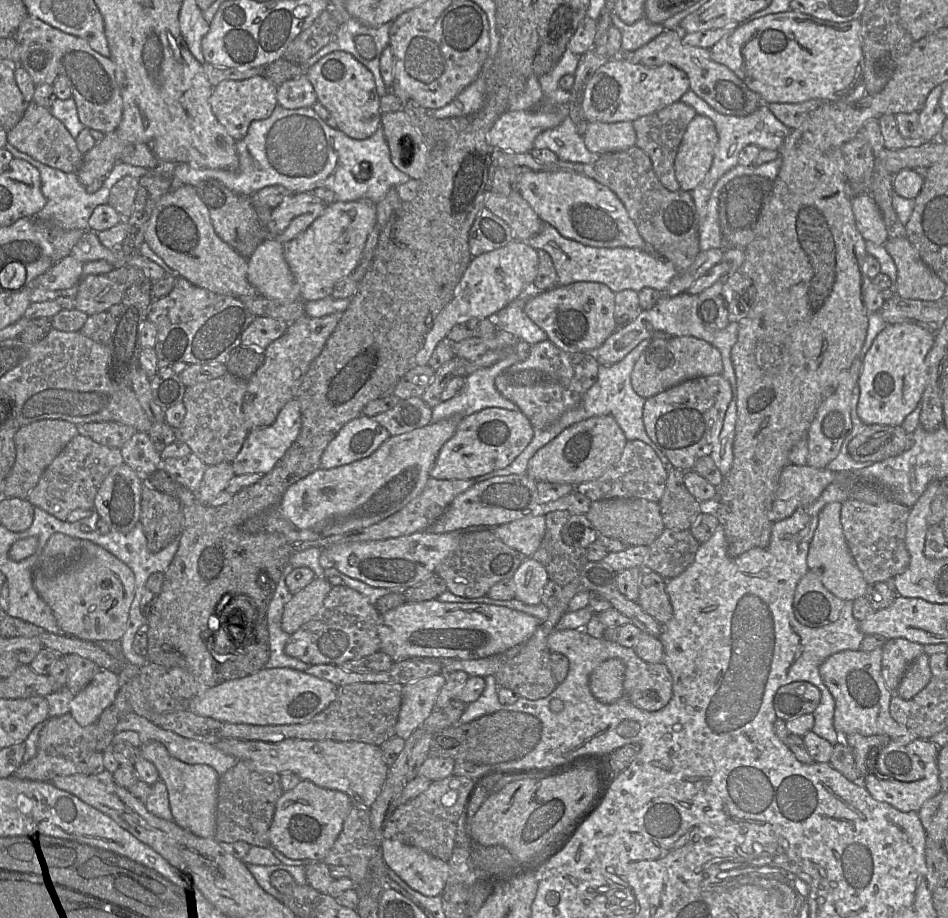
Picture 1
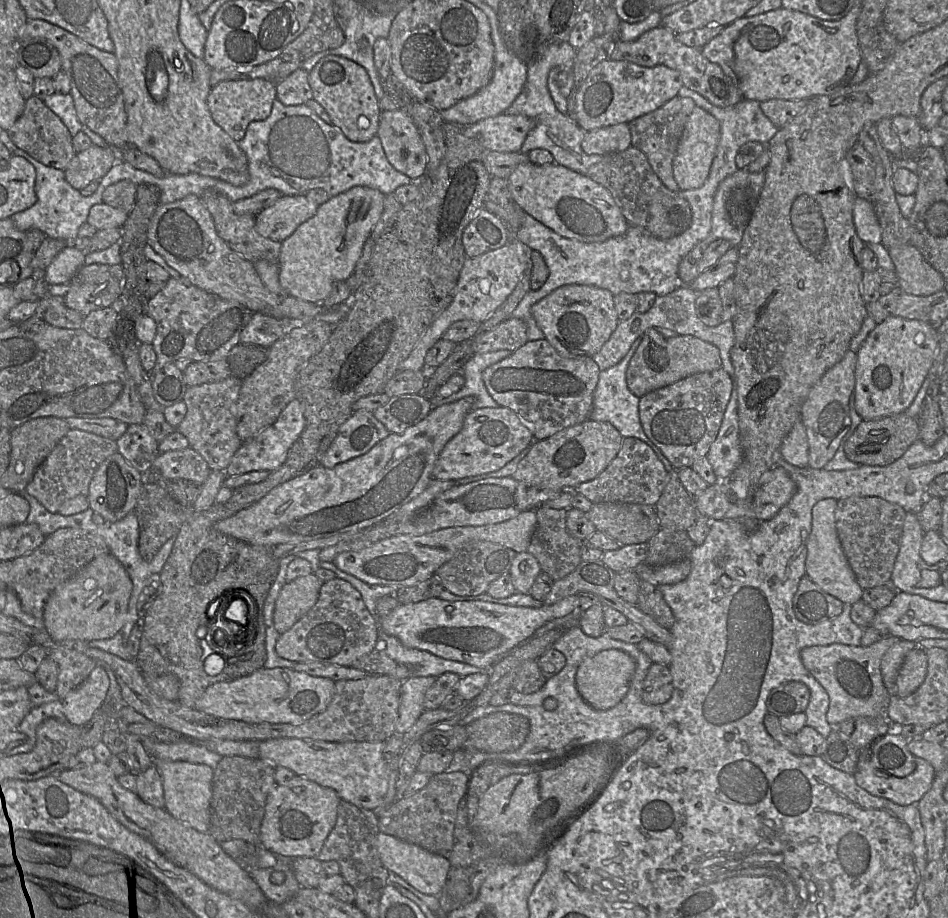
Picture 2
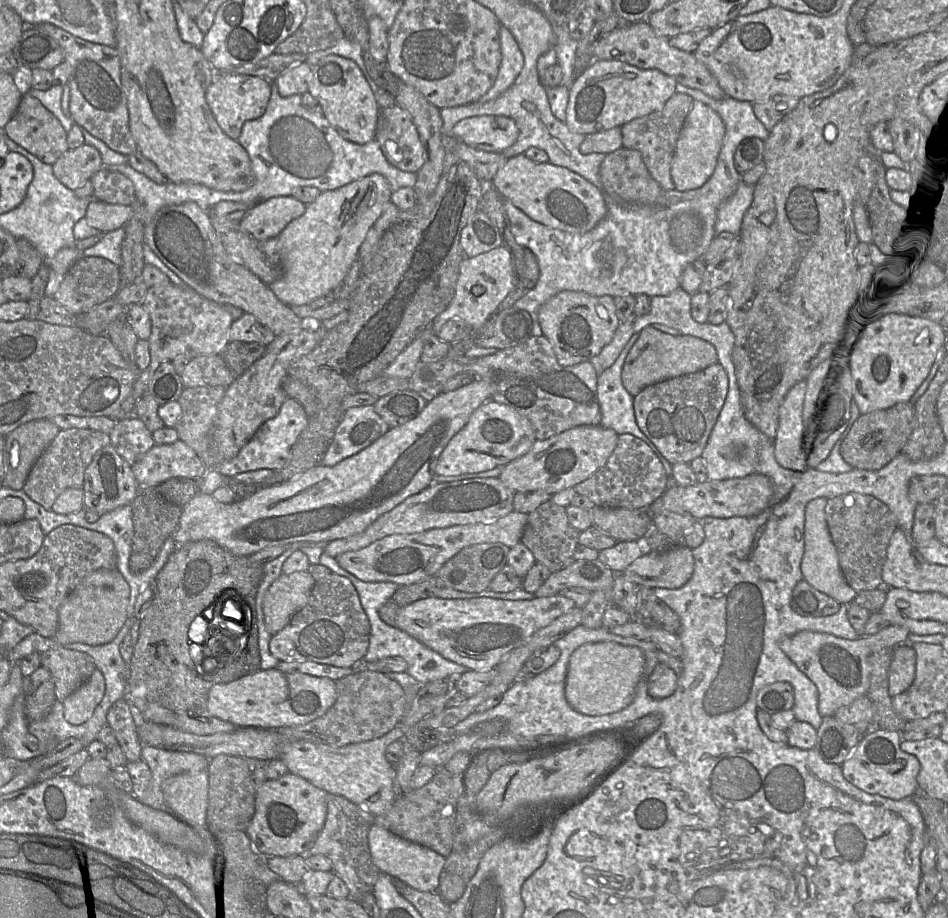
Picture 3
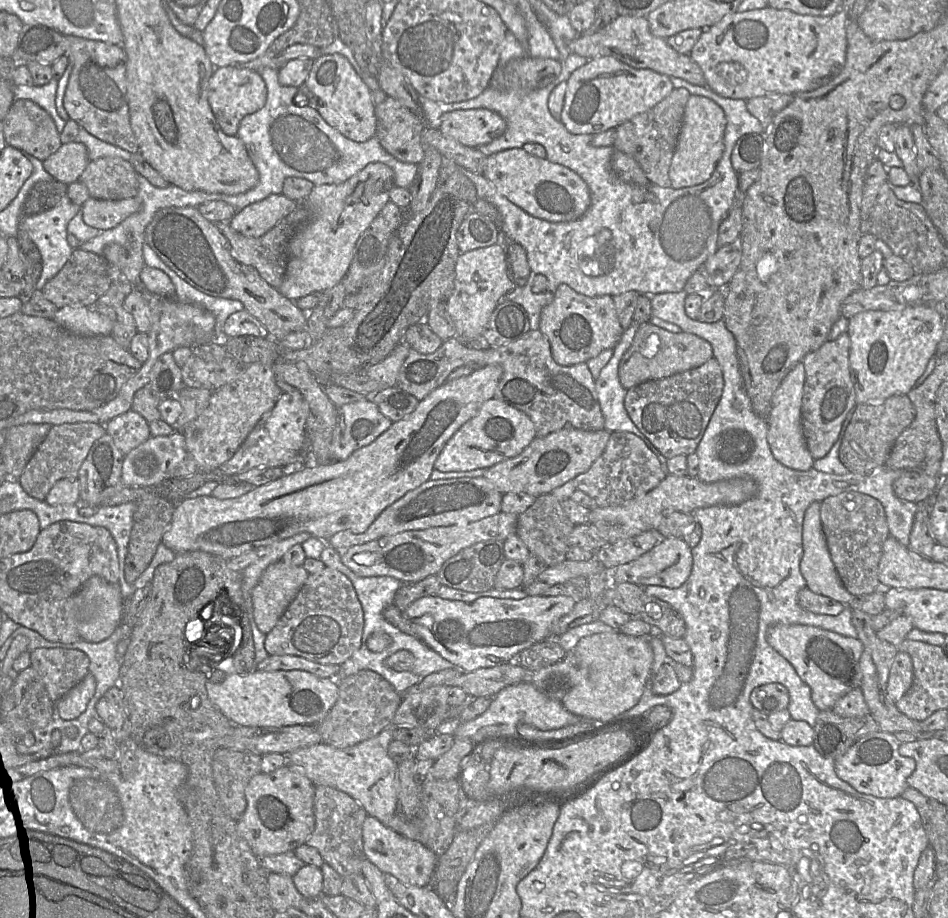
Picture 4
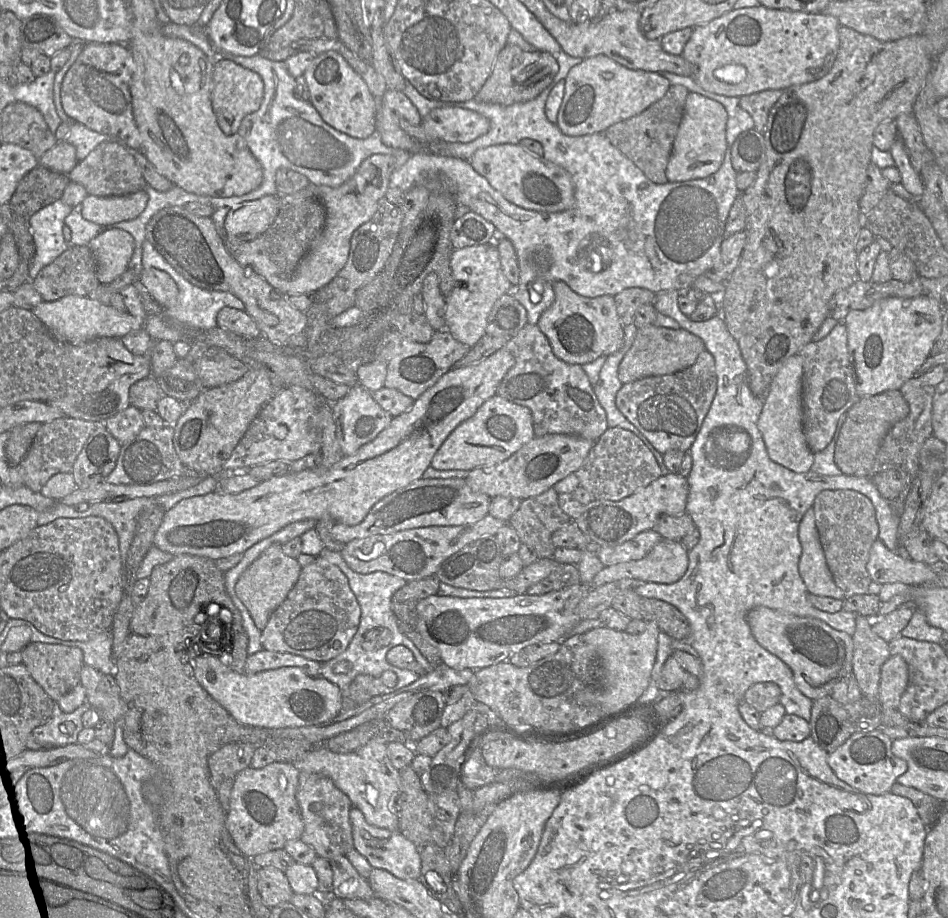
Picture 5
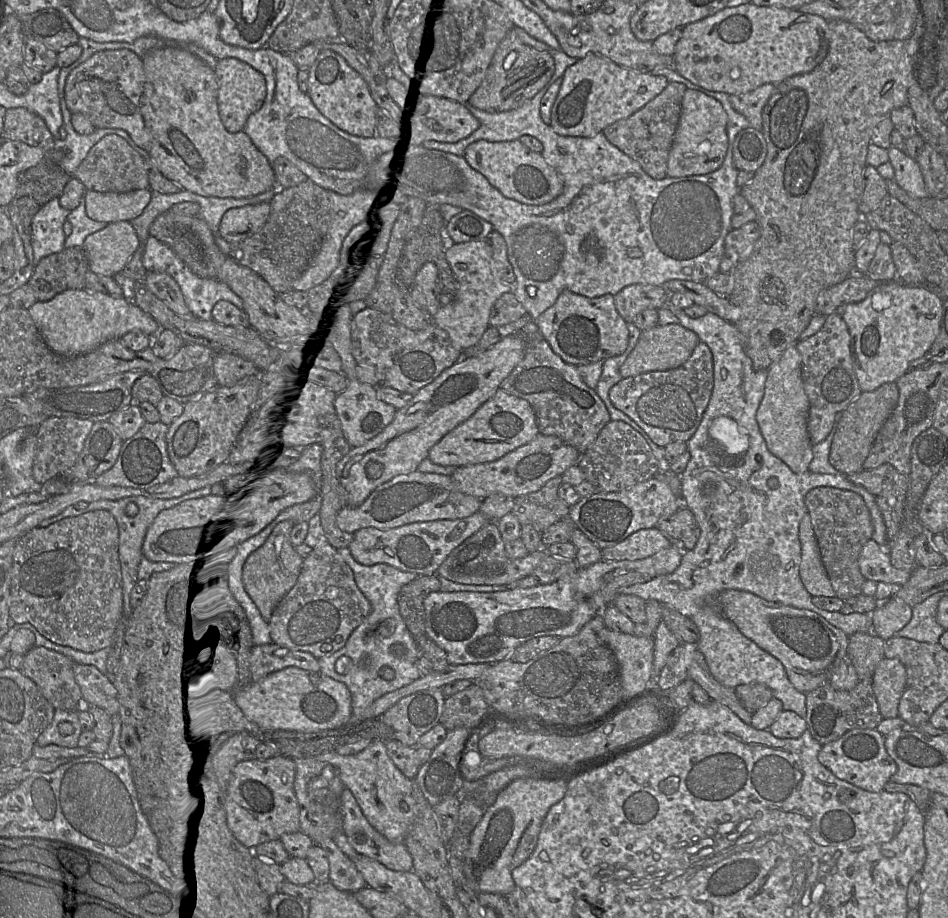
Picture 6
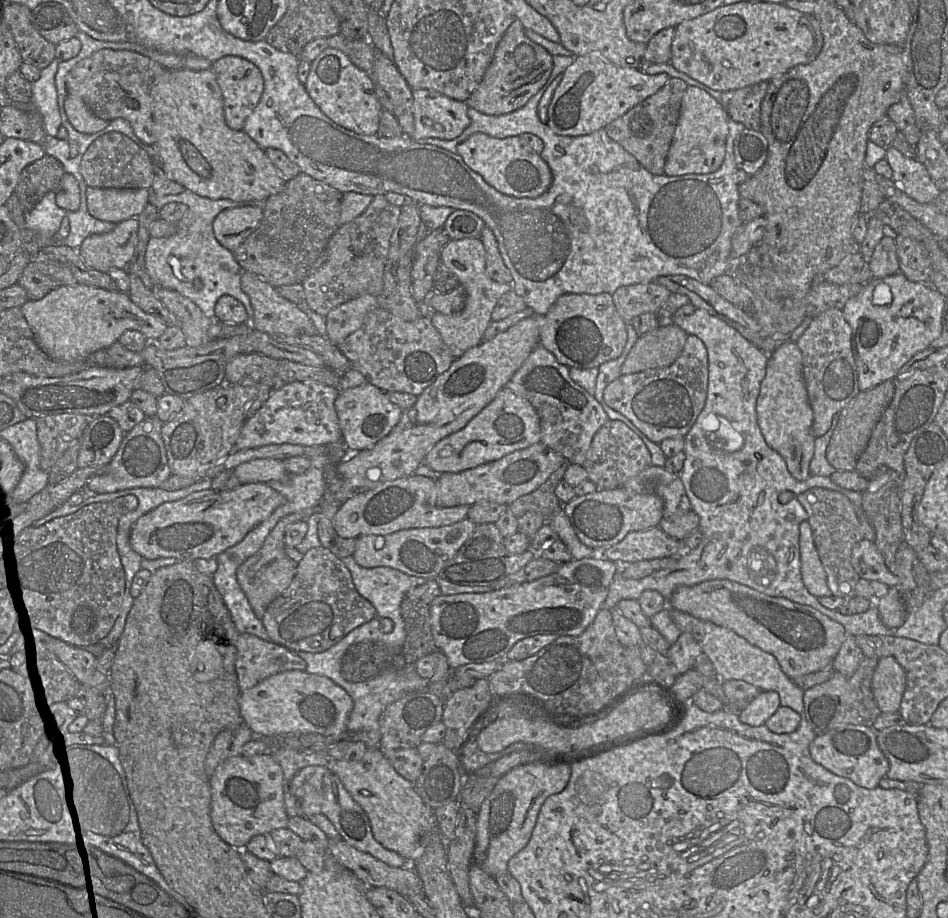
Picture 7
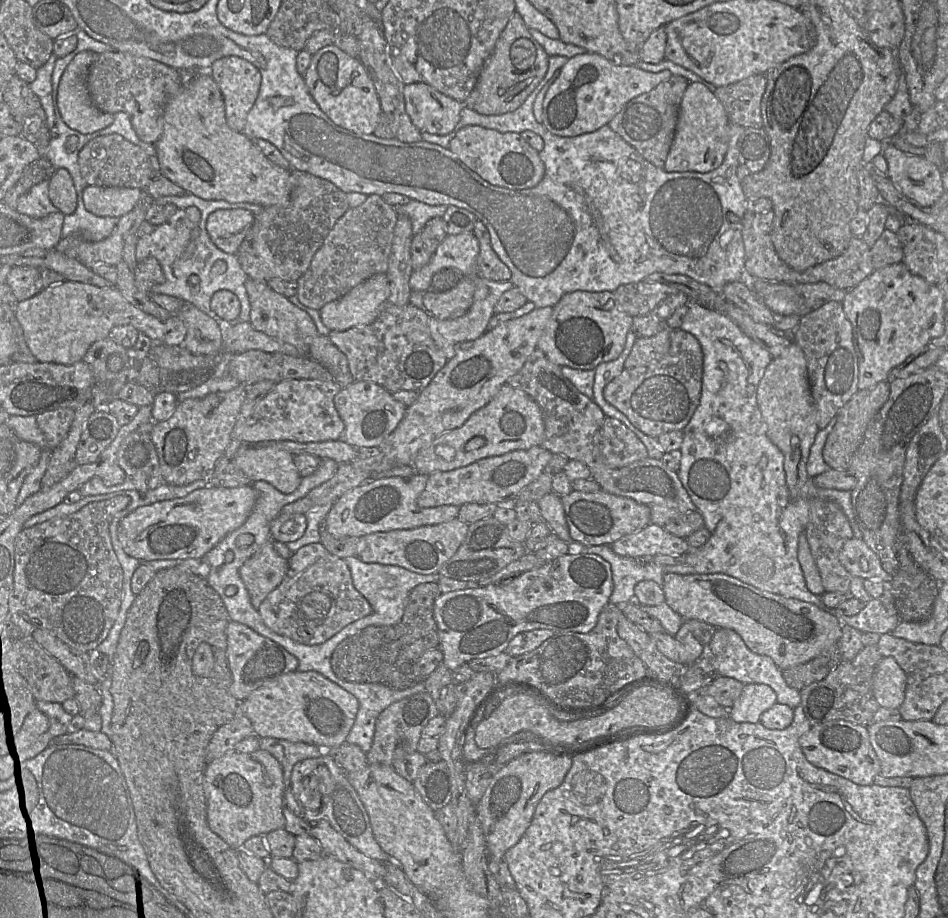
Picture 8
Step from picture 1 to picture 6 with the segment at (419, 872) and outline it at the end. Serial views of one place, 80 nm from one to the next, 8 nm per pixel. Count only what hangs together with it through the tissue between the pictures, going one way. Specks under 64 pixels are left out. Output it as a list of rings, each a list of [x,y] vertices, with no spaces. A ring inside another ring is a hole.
[[[347,788],[341,794],[340,808],[343,819],[342,830],[357,853],[368,856],[394,871],[413,870],[413,858],[406,845],[404,843],[392,843],[375,830],[364,816],[353,794]]]

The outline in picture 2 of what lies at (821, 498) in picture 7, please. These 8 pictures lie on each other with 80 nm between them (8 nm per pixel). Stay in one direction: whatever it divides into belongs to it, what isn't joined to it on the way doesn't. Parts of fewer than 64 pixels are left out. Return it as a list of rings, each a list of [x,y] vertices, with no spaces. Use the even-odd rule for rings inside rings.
[[[852,496],[837,501],[835,524],[838,537],[863,590],[885,585],[891,578],[906,514],[901,506],[875,496]]]

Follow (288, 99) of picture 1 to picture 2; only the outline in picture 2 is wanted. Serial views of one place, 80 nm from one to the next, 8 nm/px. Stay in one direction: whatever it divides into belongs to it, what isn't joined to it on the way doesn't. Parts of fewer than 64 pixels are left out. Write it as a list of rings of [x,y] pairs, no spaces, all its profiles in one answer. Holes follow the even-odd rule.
[[[300,67],[276,83],[277,98],[286,106],[305,104],[313,98],[309,72]]]

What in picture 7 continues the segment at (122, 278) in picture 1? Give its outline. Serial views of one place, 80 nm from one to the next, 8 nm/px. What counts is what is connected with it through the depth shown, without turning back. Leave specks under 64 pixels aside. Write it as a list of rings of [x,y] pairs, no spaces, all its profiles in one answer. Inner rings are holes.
[[[31,261],[24,269],[18,284],[27,293],[29,300],[45,297],[50,291],[61,286],[78,284],[71,269],[56,261]]]

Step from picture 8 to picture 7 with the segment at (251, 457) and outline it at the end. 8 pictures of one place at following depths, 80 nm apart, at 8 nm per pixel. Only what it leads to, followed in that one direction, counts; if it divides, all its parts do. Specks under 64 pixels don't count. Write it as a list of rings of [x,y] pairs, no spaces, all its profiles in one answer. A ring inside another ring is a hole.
[[[254,459],[238,465],[234,470],[240,484],[284,481],[289,476],[282,460]]]

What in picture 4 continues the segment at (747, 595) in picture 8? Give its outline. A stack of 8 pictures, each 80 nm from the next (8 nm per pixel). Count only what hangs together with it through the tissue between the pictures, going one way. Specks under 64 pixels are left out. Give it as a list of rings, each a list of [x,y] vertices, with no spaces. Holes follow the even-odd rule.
[[[802,624],[772,625],[767,631],[766,639],[810,687],[812,701],[819,711],[832,709],[842,696],[854,688],[860,688],[862,673],[859,660],[863,644],[859,639]]]

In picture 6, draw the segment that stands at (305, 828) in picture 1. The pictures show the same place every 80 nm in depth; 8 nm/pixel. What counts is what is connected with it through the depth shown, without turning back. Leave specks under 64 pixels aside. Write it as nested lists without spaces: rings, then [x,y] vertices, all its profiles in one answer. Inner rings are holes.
[[[275,755],[266,760],[248,760],[238,763],[232,770],[225,790],[221,793],[221,826],[248,849],[279,840],[282,835],[300,830],[300,806],[294,792],[295,760]]]

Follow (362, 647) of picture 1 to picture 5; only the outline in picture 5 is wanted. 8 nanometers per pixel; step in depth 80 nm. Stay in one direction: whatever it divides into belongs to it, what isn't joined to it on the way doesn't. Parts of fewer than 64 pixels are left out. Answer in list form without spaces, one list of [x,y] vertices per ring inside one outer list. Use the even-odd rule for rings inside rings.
[[[318,556],[311,564],[302,567],[294,587],[270,615],[267,625],[261,631],[261,643],[269,651],[291,653],[324,663],[347,649],[358,630],[360,620],[361,608],[347,576],[339,567]]]

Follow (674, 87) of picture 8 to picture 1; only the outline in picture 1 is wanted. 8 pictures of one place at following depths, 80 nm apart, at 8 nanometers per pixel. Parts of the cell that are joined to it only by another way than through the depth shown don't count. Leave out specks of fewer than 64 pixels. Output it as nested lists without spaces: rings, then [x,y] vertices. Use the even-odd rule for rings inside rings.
[[[677,101],[632,122],[636,132],[635,145],[649,156],[657,178],[669,191],[680,190],[680,185],[675,177],[674,162],[687,126],[696,114],[692,106]]]

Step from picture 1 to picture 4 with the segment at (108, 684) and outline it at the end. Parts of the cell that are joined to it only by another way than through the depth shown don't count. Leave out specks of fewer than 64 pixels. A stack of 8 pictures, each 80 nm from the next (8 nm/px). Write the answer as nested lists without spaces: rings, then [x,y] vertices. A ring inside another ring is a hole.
[[[88,673],[63,698],[56,702],[59,715],[64,720],[78,718],[87,708],[96,691],[96,679]]]

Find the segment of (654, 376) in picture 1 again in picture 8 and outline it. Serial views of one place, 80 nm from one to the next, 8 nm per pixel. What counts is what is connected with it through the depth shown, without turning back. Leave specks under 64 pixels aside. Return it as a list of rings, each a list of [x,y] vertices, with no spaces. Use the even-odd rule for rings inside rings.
[[[664,327],[654,336],[637,338],[625,360],[624,368],[644,366],[662,358],[670,348],[670,331]]]

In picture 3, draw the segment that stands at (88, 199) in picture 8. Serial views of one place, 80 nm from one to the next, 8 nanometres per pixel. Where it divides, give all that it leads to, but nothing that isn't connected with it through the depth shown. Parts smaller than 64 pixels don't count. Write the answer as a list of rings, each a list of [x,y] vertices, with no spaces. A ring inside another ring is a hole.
[[[95,199],[87,207],[87,223],[101,233],[125,227],[134,213],[134,206],[110,204]]]

